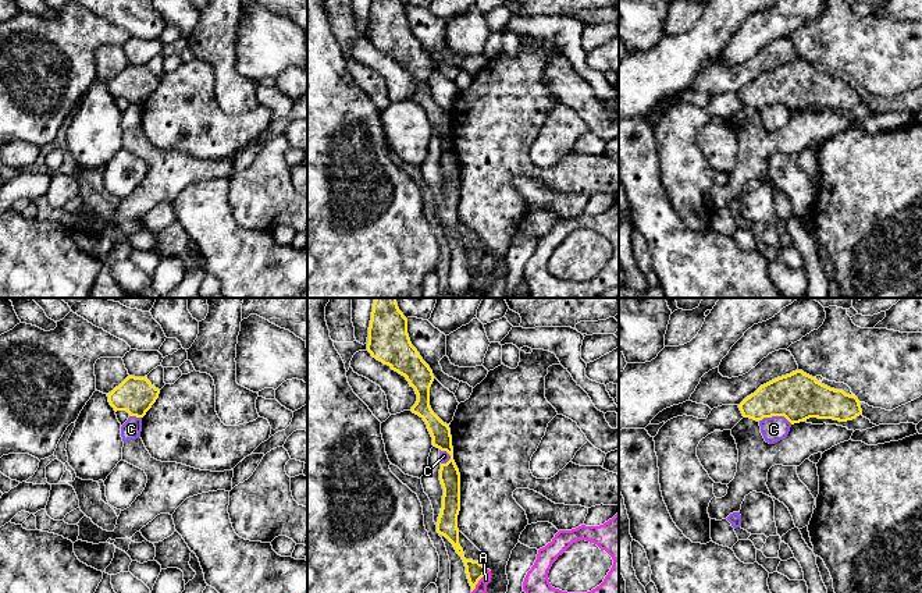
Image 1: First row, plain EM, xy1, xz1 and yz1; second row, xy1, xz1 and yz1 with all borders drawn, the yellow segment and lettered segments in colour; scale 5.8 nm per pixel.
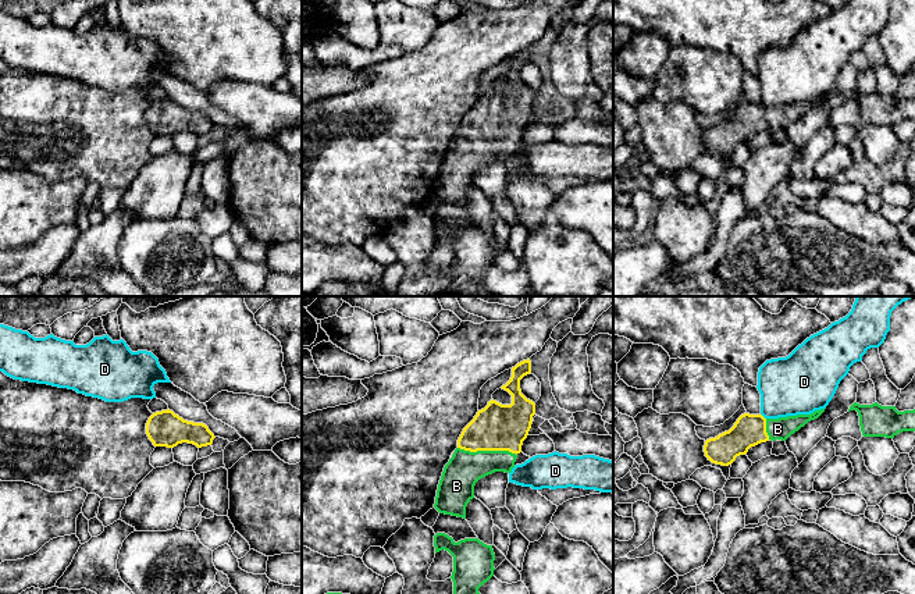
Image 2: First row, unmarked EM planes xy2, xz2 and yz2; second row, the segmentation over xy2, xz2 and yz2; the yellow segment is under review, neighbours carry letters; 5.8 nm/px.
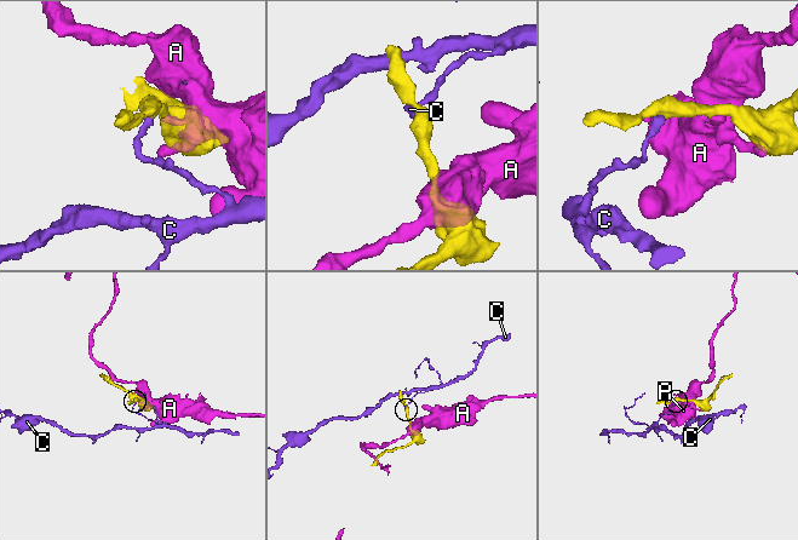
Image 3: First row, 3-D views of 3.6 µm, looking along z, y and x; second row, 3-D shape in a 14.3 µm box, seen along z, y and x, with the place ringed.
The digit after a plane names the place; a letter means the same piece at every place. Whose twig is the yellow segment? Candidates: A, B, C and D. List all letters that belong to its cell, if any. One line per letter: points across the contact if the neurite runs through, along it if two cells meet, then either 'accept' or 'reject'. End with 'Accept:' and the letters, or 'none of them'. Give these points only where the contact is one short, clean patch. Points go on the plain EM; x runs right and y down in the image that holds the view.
A: along xz1 (486, 256), (486, 261), (472, 280) | reject
B: across xz2 (497, 116), (487, 138), (462, 160) | accept
C: along yz1 (758, 109), (766, 105), (785, 105), (791, 112) | reject
D: along yz2 (761, 102), (765, 107) | reject
Accept: B

